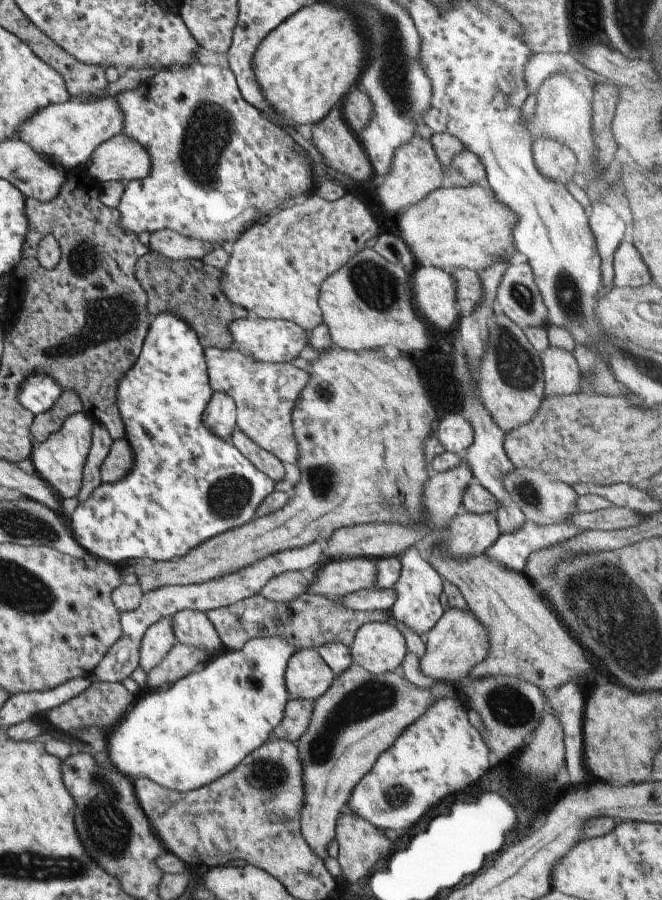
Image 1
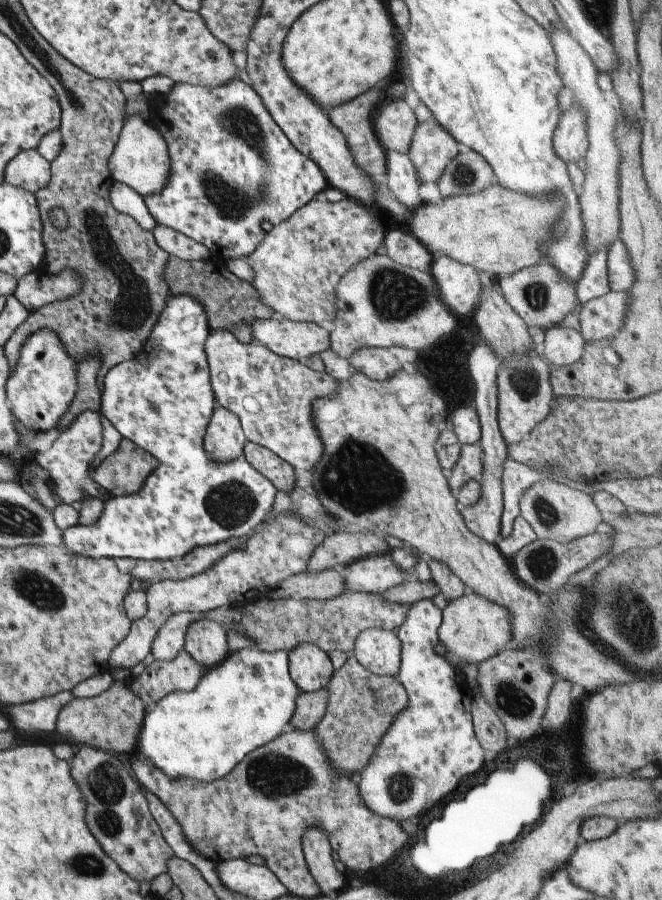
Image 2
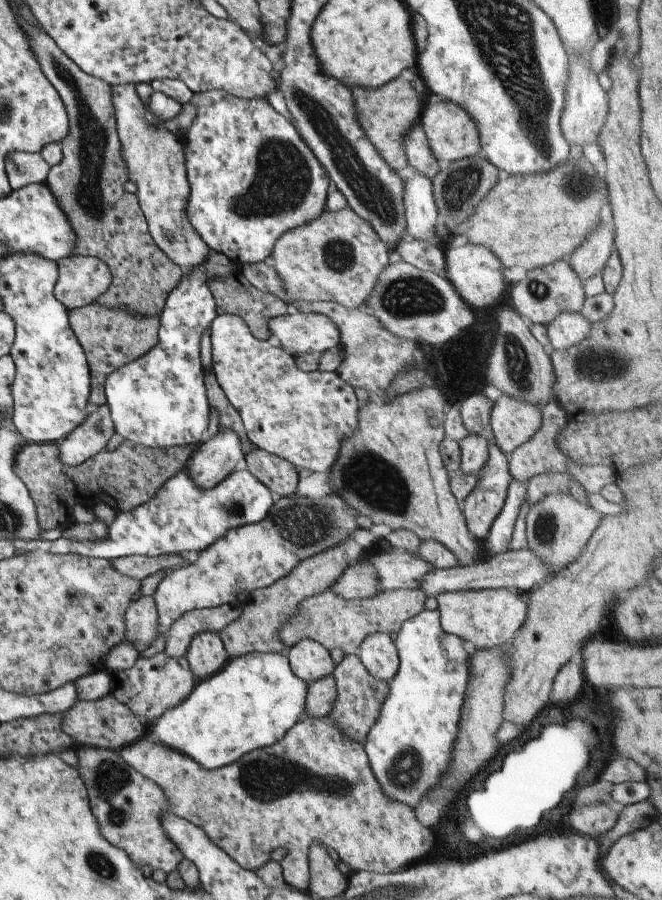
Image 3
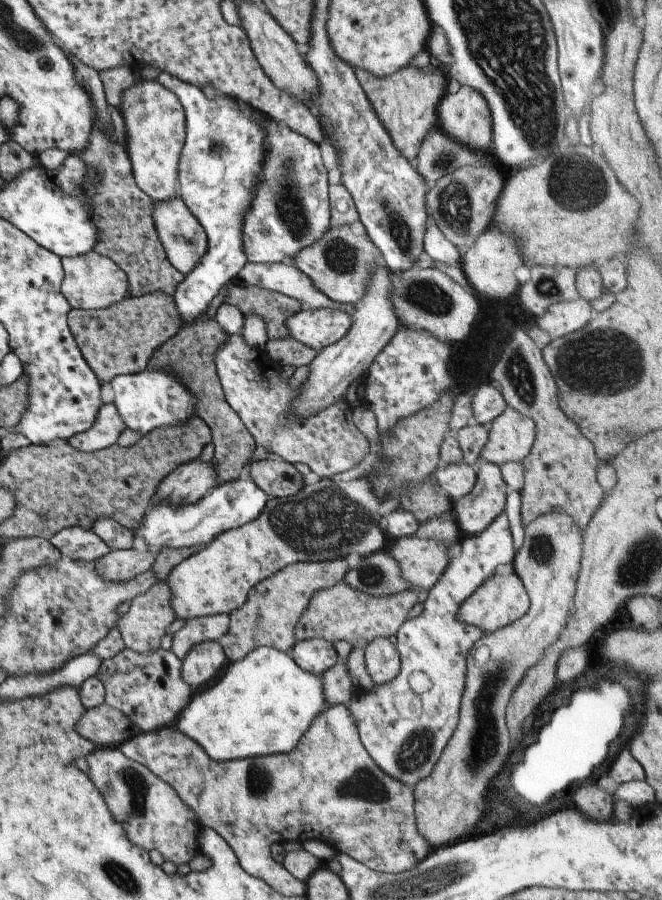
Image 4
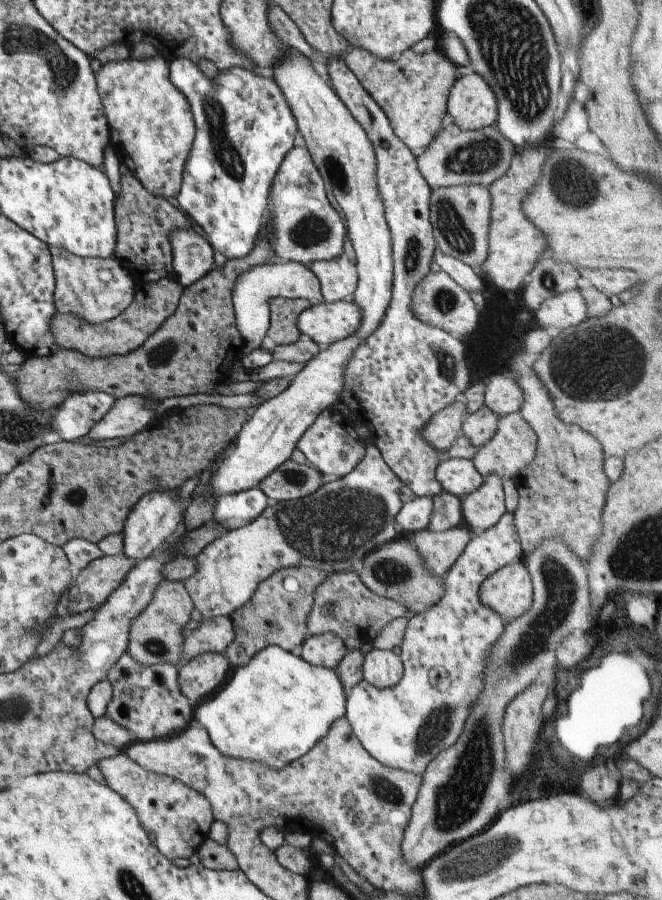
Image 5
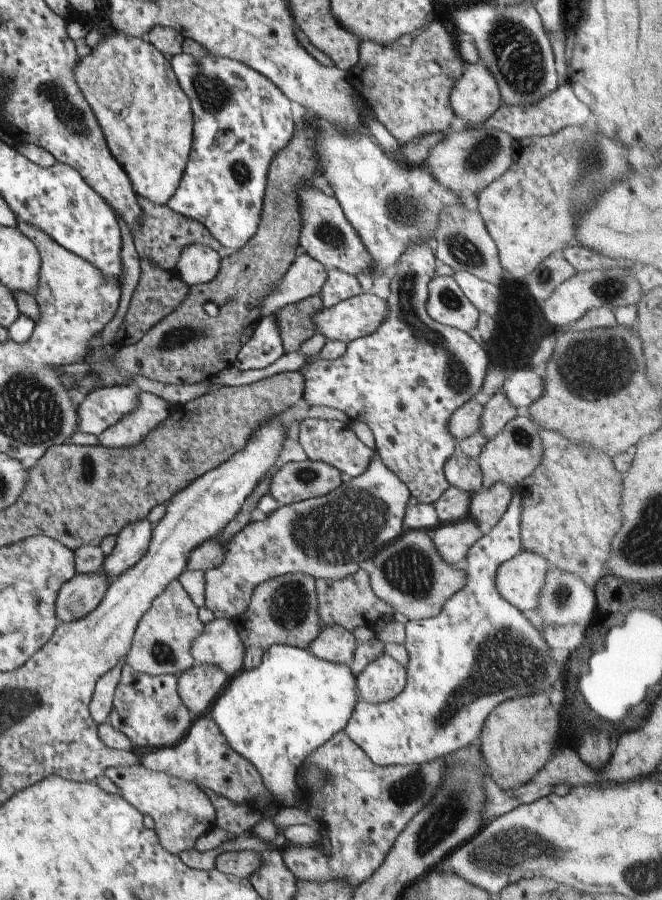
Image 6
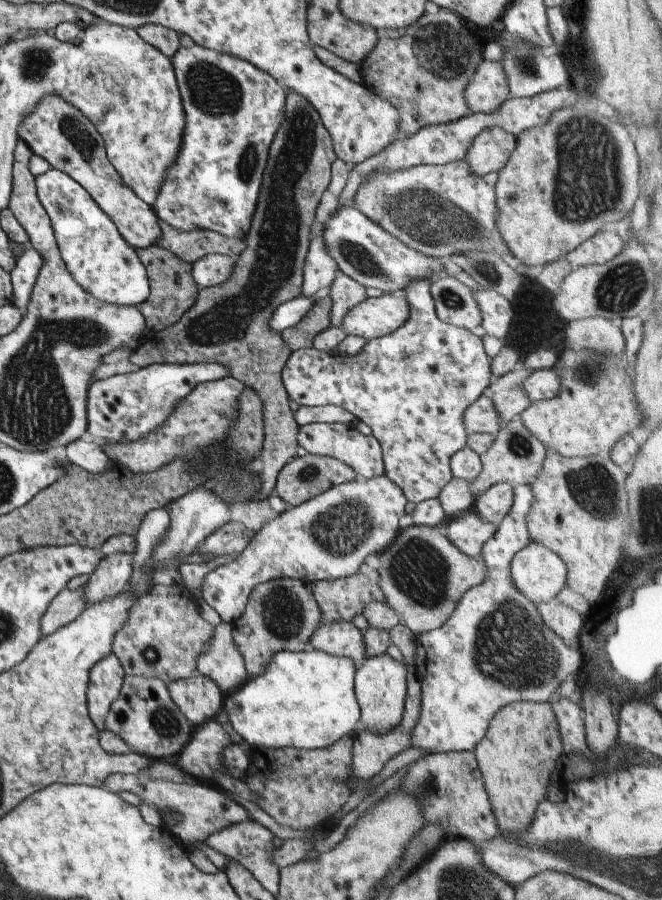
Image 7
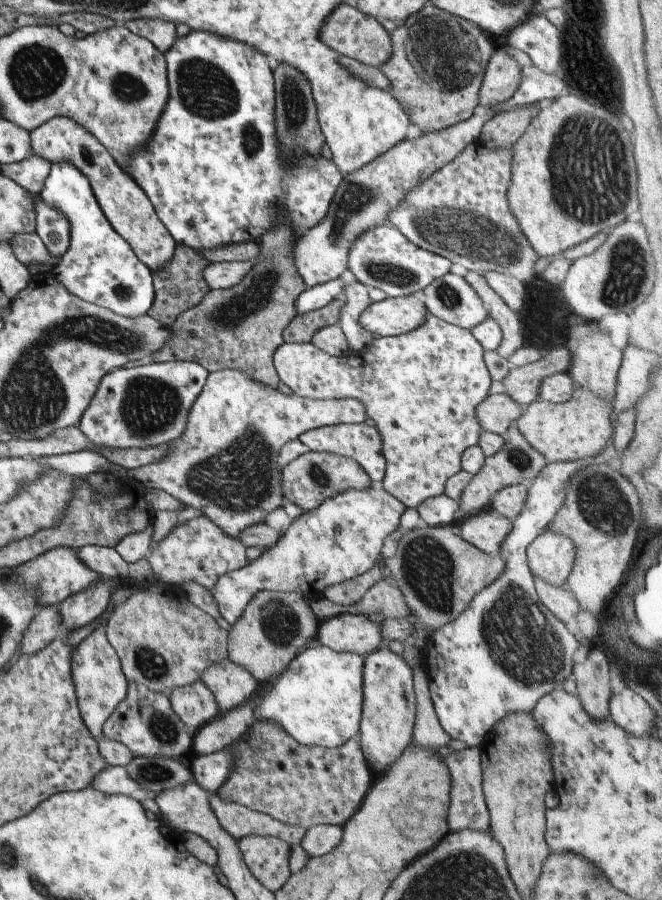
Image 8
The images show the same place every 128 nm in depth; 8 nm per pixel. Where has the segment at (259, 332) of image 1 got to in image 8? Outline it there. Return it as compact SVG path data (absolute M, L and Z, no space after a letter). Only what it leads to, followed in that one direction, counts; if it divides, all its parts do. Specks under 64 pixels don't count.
M405 295L369 303L358 319L374 337L396 337L420 327L427 312L417 298Z

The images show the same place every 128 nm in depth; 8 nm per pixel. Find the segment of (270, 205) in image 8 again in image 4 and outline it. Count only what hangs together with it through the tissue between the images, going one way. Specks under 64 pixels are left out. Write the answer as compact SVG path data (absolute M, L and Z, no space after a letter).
M161 71L156 79L161 86L164 86L173 92L173 94L179 99L179 102L184 110L184 115L186 118L186 131L183 148L181 149L178 158L178 194L180 199L183 201L183 204L187 207L187 210L196 218L196 221L201 225L203 232L206 234L205 254L202 256L201 260L188 272L188 274L183 277L183 280L176 286L175 292L172 294L174 305L176 306L178 312L178 319L180 320L180 324L178 325L178 328L180 329L181 325L190 323L197 315L205 312L207 310L207 306L209 306L209 302L211 302L211 299L217 294L219 288L221 288L223 284L233 281L237 272L239 272L243 264L247 262L245 253L242 251L242 229L244 228L245 215L252 206L252 200L254 193L256 192L256 187L262 181L262 164L264 163L266 149L264 139L265 133L264 128L258 123L258 120L253 119L254 117L258 116L256 109L254 109L250 104L247 104L245 101L224 94L215 95L214 98L206 98L199 87L182 81L179 77L173 76L170 72Z

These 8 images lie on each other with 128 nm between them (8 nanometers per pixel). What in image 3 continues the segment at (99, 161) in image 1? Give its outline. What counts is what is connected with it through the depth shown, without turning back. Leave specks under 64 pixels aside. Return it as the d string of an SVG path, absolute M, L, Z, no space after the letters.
M110 85L110 95L128 181L137 184L135 194L149 234L161 252L184 273L192 266L202 263L209 248L192 229L186 215L190 186L186 177L182 144L169 131L162 127L155 129L146 120L144 104L137 97L134 85Z

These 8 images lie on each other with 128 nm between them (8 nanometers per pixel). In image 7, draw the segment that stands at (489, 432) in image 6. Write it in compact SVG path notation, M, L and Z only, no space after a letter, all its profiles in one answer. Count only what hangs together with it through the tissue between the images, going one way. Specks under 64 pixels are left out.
M519 365L498 377L491 375L488 384L490 399L500 416L501 425L509 422L515 414L520 414L530 403L522 384L532 372L533 370Z

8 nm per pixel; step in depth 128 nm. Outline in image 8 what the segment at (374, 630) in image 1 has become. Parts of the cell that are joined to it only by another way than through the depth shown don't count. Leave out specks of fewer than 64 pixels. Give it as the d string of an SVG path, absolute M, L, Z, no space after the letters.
M386 646L363 656L362 711L356 739L373 772L385 772L412 740L416 711L412 669L402 655L391 652Z

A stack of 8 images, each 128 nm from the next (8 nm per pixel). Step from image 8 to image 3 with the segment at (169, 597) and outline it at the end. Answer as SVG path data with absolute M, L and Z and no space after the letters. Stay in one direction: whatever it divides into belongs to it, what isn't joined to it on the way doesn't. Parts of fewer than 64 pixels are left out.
M140 595L137 600L129 603L124 614L124 640L137 652L140 653L151 646L158 630L157 617L156 604L151 595Z

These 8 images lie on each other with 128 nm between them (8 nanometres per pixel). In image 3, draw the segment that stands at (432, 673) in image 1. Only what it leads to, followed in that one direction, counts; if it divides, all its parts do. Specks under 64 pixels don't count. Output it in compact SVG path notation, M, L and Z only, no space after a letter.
M505 587L442 592L433 597L440 612L441 630L461 637L470 649L491 649L511 644L526 619L527 602Z

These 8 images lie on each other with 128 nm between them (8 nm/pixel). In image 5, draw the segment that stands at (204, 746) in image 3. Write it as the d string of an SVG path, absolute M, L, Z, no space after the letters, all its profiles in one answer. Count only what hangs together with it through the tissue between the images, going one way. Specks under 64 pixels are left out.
M267 645L249 657L243 666L231 668L225 684L215 690L210 698L193 707L191 721L205 728L213 746L222 755L254 763L263 762L271 768L283 768L285 764L303 756L327 734L337 719L344 717L345 703L346 694L334 669L309 664L296 652Z

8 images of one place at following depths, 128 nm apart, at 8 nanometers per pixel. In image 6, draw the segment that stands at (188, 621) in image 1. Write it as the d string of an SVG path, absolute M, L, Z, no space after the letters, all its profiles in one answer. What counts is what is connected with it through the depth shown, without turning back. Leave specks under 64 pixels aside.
M193 664L176 680L177 694L194 719L207 713L229 678L215 664Z

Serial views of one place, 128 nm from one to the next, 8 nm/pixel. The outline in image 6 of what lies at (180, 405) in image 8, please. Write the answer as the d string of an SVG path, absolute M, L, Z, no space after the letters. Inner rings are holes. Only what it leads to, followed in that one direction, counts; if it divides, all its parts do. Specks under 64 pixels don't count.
M275 312L258 320L253 335L236 355L233 366L241 371L263 369L277 361L284 354L279 330L275 322ZM113 384L87 392L81 405L77 406L76 431L97 437L107 426L135 410L137 387L133 384Z

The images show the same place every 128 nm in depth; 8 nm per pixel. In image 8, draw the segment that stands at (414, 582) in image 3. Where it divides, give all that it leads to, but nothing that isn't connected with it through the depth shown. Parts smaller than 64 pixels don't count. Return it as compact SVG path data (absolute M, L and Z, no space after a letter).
M483 510L476 515L458 519L454 530L475 548L488 555L499 554L501 541L509 534L512 520L493 510Z

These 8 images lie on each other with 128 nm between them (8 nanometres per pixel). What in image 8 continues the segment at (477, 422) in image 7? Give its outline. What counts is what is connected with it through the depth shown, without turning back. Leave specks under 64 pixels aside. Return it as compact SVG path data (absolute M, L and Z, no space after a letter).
M507 393L487 395L486 399L476 406L476 417L481 430L502 436L523 413L522 406L510 399Z

